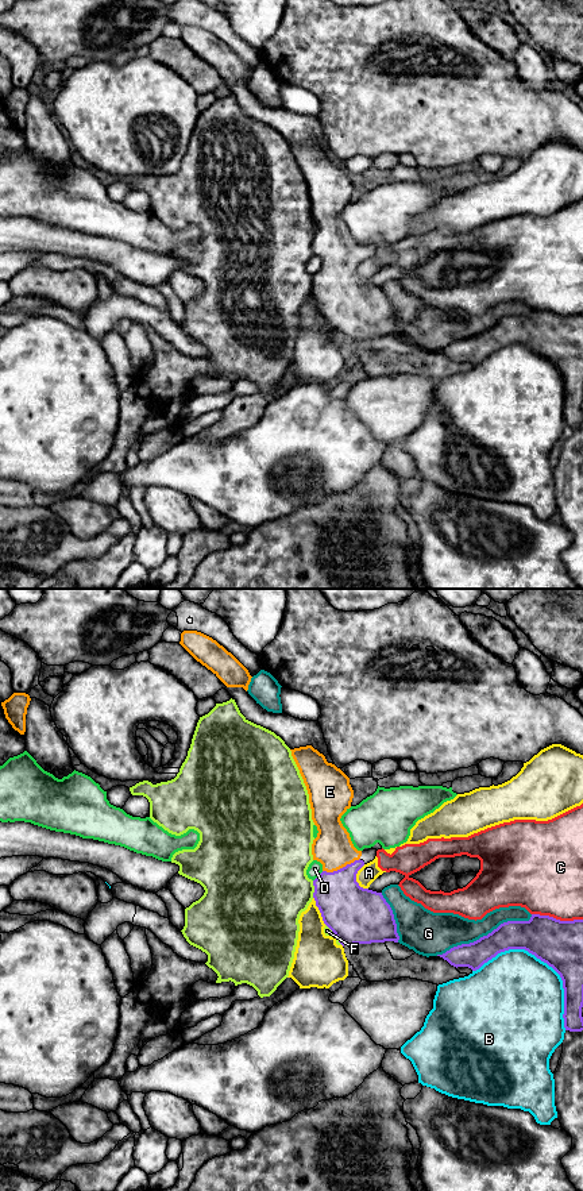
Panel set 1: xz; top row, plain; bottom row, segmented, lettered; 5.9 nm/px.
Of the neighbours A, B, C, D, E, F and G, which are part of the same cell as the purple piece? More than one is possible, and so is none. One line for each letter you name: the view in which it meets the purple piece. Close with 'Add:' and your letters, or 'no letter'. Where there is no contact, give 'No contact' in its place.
E: Touches purple in xz
Add: E

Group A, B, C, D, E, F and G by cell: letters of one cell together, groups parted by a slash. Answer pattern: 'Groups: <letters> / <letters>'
Groups: A / B / C / D / E / F / G

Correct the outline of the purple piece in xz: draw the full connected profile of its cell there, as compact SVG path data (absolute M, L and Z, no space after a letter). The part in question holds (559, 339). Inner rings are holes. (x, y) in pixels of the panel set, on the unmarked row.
M532 309L529 316L507 316L479 335L437 350L453 362L479 365L498 348L525 344L552 362L563 375L564 423L583 425L583 315L560 316Z

